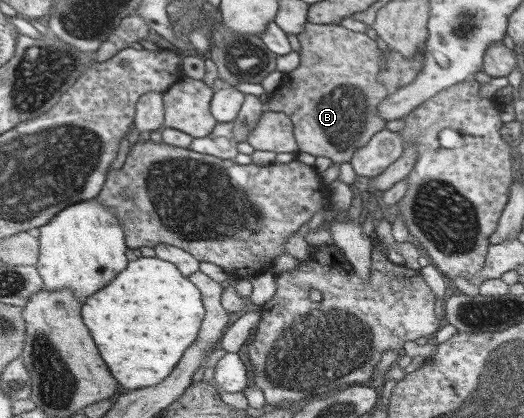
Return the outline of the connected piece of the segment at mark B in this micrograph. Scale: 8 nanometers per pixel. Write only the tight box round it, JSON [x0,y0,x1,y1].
[268,21,395,164]

